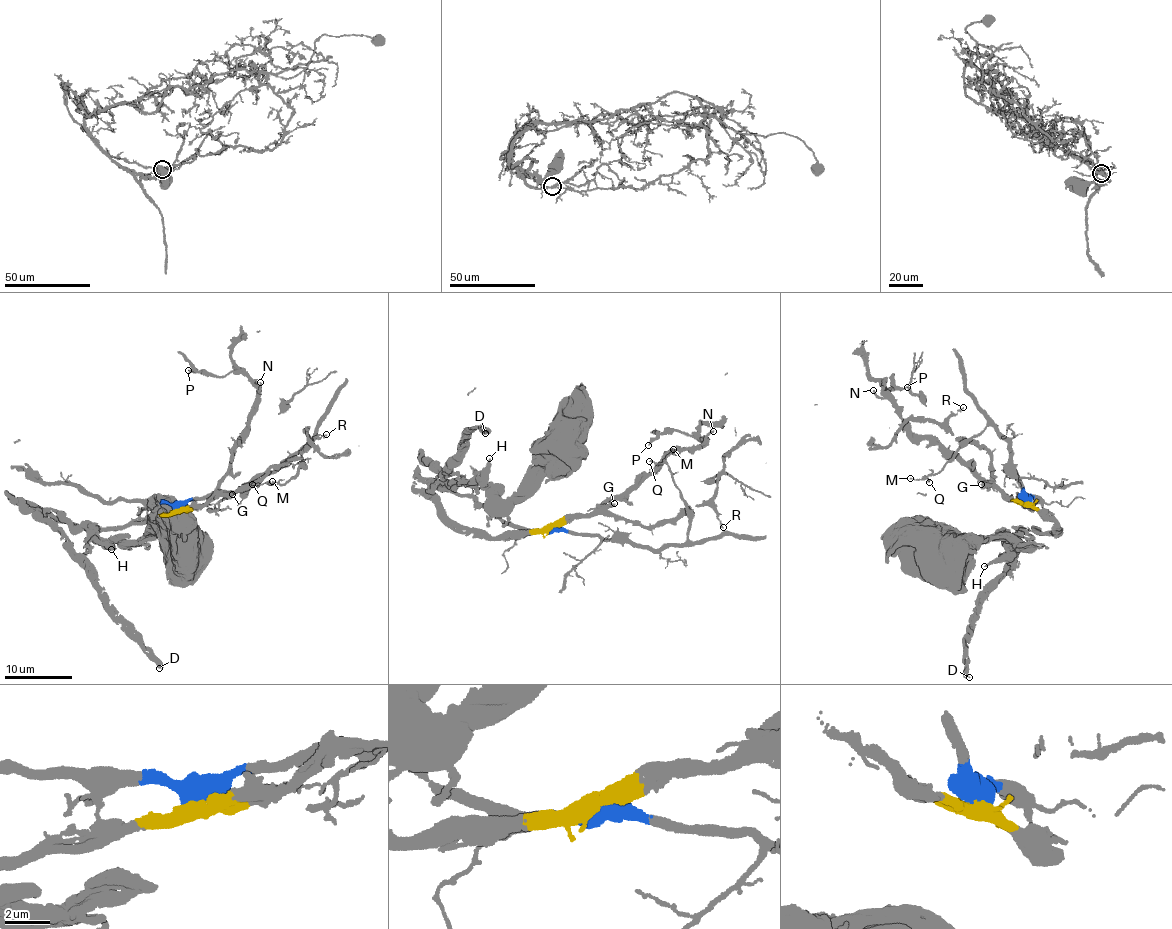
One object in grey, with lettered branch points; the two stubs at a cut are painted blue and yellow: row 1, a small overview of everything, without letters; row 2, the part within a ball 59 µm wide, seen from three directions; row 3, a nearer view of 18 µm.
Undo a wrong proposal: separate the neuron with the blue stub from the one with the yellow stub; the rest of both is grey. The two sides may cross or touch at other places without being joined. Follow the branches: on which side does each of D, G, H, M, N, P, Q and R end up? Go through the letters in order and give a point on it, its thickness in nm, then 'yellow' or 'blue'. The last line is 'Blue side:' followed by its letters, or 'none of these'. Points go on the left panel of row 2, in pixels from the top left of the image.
D: at (159, 668); 260 nm thick; yellow
G: at (232, 494); 420 nm thick; yellow
H: at (111, 549); 190 nm thick; yellow
M: at (272, 481); 120 nm thick; blue
N: at (260, 382); 190 nm thick; yellow
P: at (188, 370); 200 nm thick; yellow
Q: at (252, 484); 140 nm thick; blue
R: at (326, 434); 140 nm thick; yellow
Blue side: M, Q

